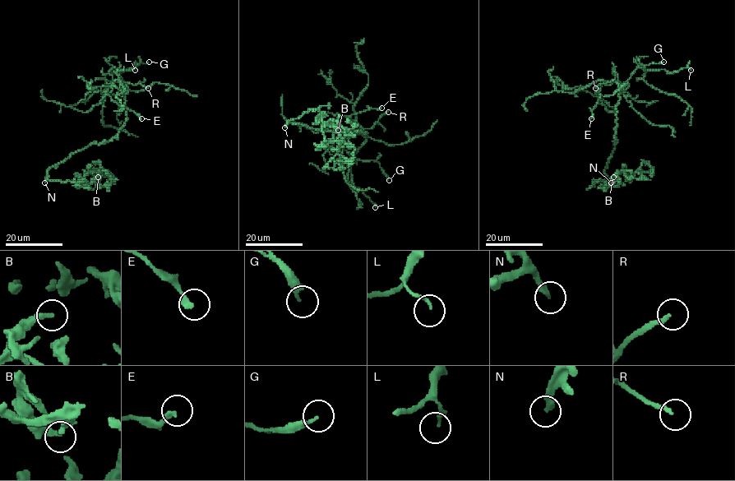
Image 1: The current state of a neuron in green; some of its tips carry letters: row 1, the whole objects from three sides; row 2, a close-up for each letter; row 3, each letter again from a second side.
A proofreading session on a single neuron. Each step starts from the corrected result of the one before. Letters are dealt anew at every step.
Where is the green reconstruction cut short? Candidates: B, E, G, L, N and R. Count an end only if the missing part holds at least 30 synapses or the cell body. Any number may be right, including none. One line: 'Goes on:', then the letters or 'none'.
Goes on: E, N, R

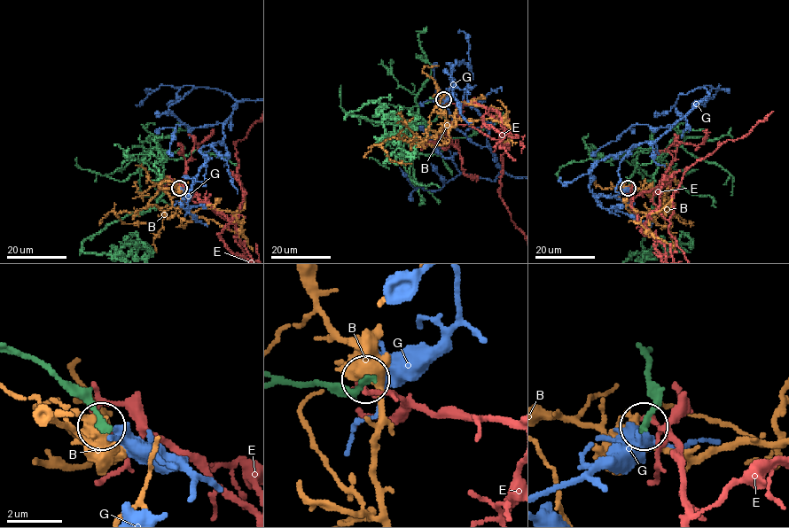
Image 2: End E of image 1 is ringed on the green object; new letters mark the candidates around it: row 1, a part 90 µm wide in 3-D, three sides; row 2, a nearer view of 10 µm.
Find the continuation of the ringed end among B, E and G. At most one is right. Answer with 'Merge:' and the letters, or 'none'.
Merge: none

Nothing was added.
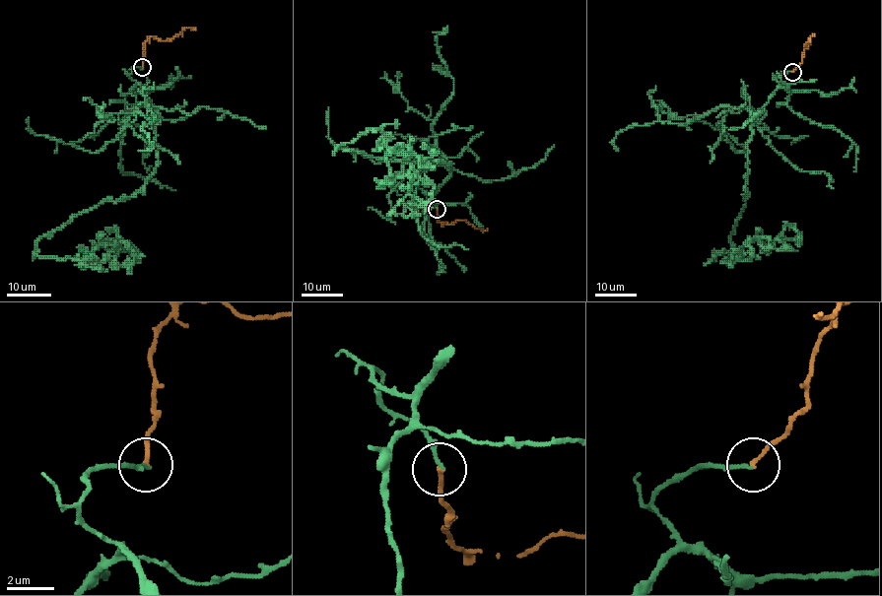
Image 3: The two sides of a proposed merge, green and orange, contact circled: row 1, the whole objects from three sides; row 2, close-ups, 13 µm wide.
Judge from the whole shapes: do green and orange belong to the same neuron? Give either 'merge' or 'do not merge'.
merge

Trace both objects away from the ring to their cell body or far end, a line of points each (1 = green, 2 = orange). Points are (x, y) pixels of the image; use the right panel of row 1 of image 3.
1: (793, 72), (753, 115), (733, 248), (713, 254), (746, 260), (754, 237), (787, 225), (798, 247)
2: (793, 72), (802, 60), (807, 42), (804, 45), (814, 34)

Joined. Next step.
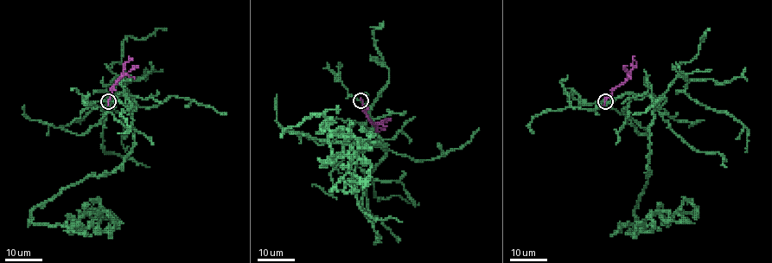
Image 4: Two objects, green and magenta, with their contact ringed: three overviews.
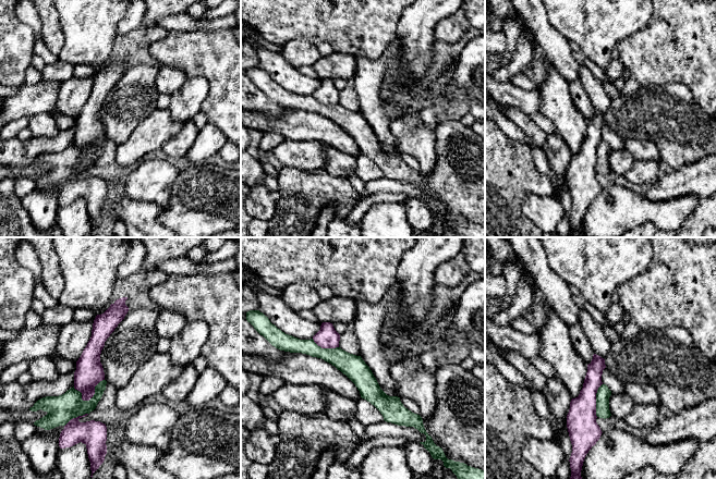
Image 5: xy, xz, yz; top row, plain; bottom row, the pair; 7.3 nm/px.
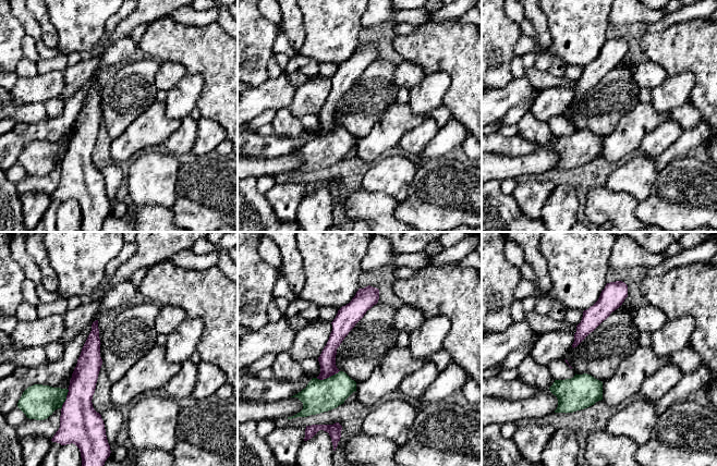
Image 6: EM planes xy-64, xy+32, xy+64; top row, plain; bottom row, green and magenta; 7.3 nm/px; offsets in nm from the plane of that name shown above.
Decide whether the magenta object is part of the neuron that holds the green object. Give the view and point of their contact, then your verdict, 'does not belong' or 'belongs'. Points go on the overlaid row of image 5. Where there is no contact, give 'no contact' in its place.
xy (90, 398) | does not belong

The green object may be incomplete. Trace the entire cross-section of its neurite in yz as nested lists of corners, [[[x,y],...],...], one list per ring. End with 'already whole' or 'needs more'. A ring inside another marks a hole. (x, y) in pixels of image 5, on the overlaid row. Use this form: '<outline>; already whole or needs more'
[[[602,384],[596,393],[596,416],[599,418],[609,418],[611,416],[609,410],[609,397],[611,391],[606,384]]]; already whole

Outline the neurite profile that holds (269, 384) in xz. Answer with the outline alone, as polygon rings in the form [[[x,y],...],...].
[[[278,376],[264,377],[259,388],[259,392],[266,396],[270,396],[278,388],[286,382]]]

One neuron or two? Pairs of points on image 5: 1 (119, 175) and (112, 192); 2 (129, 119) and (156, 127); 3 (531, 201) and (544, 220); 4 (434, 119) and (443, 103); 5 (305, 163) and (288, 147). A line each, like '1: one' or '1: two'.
1: one
2: two
3: one
4: one
5: one

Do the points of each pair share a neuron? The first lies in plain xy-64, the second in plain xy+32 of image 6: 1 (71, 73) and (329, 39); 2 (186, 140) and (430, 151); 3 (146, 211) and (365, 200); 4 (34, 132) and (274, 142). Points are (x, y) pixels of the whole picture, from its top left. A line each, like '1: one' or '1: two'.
1: two
2: two
3: one
4: one

